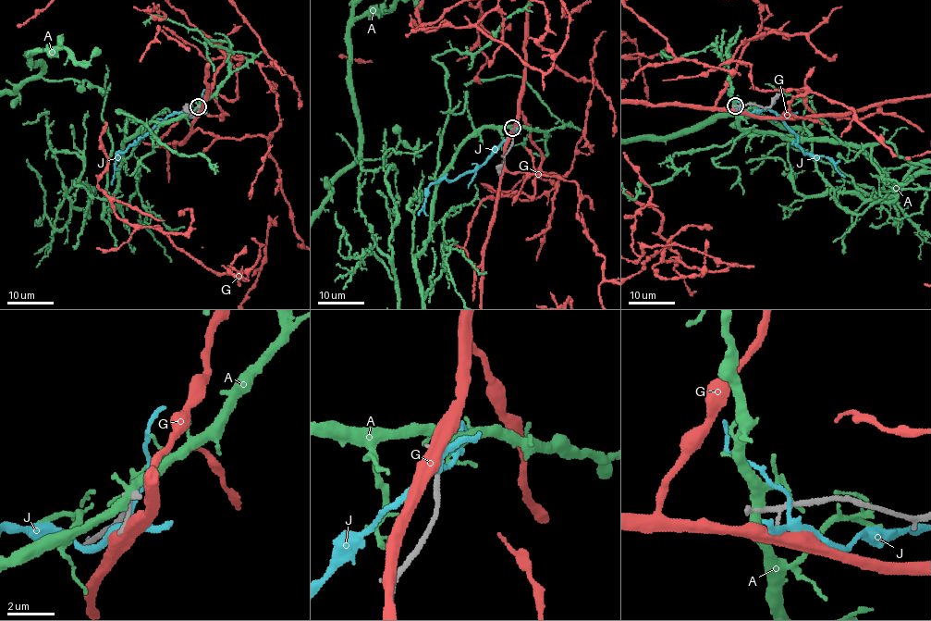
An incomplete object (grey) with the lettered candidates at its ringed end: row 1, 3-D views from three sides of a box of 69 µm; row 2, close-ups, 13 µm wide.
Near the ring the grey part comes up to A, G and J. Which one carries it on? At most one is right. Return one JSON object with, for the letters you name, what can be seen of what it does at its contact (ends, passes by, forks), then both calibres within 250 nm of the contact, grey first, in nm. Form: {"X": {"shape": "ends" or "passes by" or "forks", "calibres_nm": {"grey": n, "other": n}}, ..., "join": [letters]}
{"join": []}

